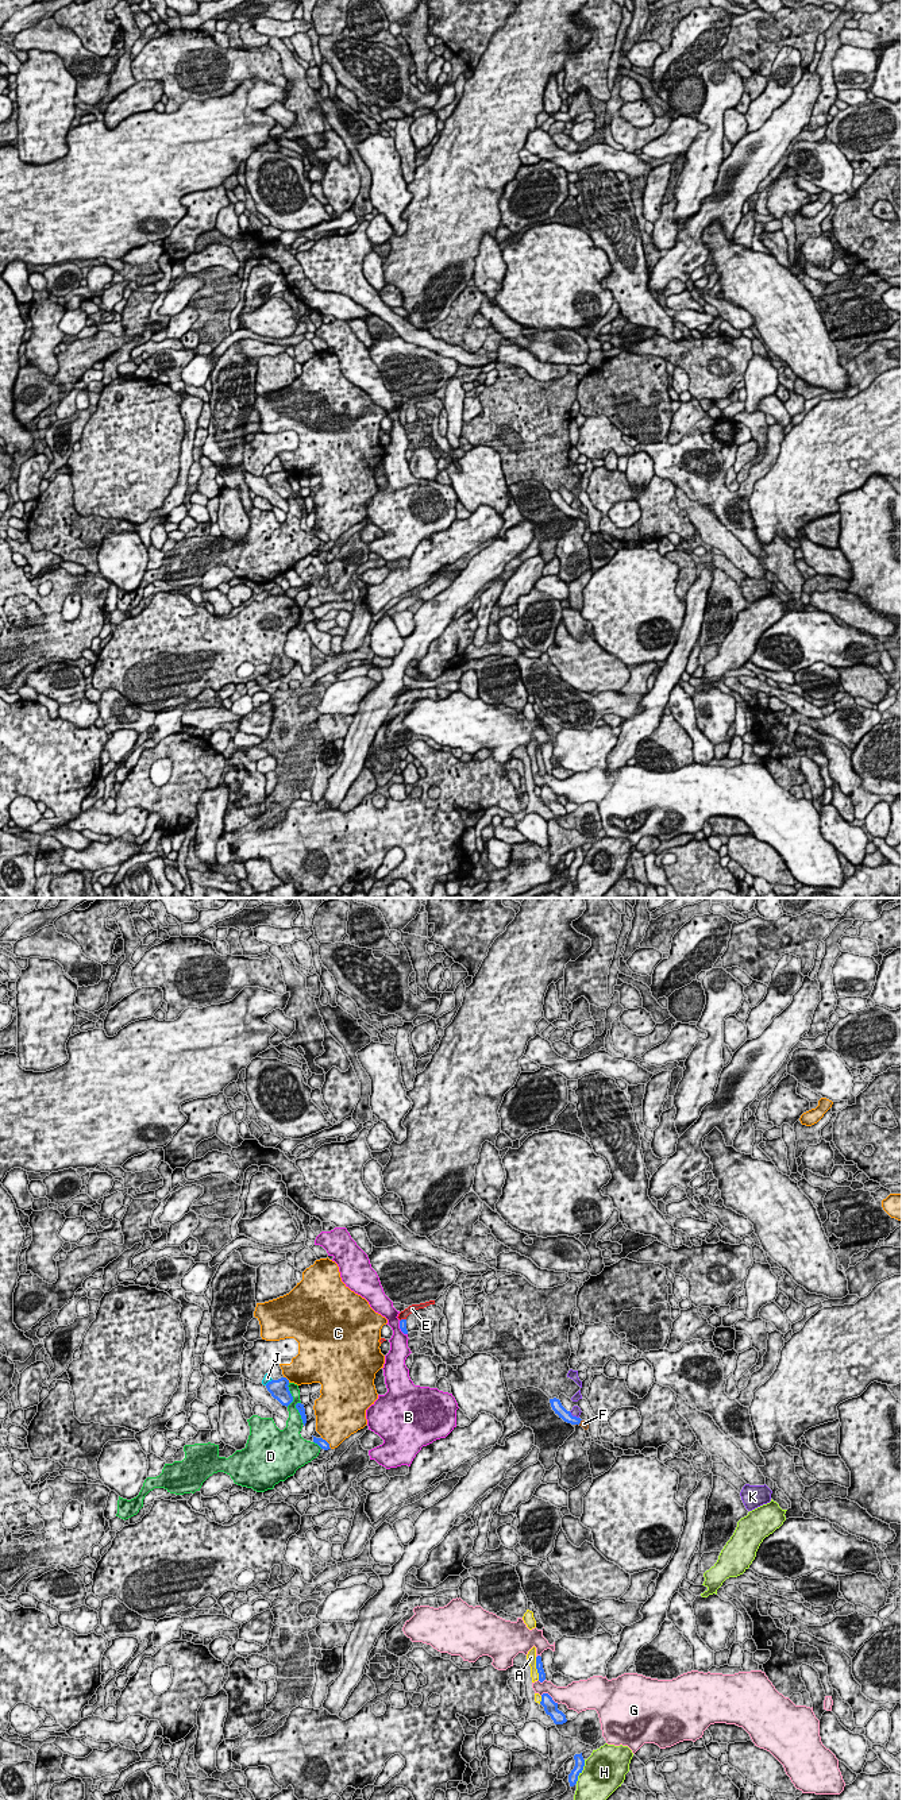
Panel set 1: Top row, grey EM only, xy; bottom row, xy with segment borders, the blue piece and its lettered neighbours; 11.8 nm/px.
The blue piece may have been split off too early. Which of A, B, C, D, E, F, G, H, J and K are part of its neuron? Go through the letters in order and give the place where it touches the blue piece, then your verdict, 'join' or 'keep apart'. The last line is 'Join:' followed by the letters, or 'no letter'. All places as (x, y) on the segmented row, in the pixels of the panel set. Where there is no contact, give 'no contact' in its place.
A: meets blue in xy at (536, 1668); keep apart
B: meets blue in xy at (400, 1328); keep apart
C: meets blue in xy at (327, 1442); keep apart
D: meets blue in xy at (299, 1411); keep apart
E: meets blue in xy at (403, 1319); keep apart
F: meets blue in xy at (579, 1422); join
G: meets blue in xy at (550, 1696); keep apart
H: meets blue in xy at (581, 1772); keep apart
J: meets blue in xy at (269, 1382); keep apart
K: meets blue in xy at (574, 1417); keep apart
Join: F

